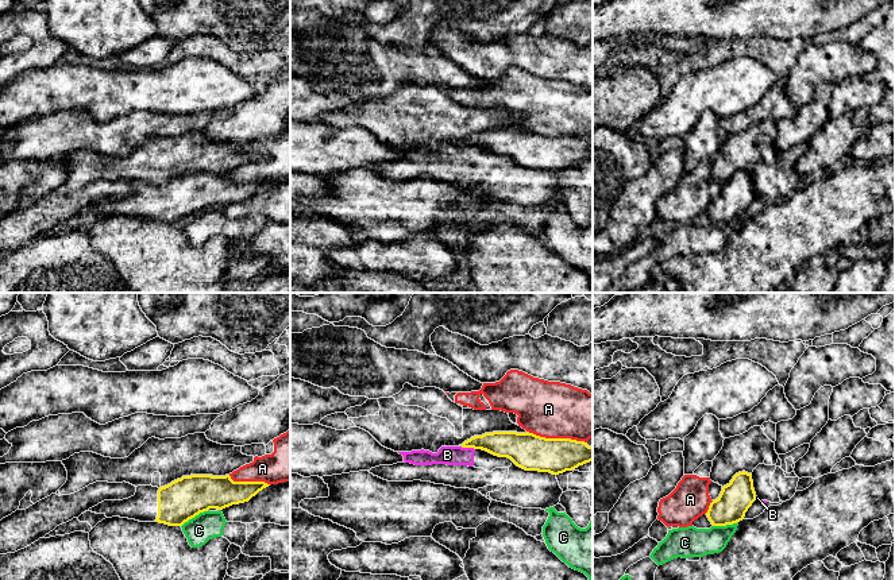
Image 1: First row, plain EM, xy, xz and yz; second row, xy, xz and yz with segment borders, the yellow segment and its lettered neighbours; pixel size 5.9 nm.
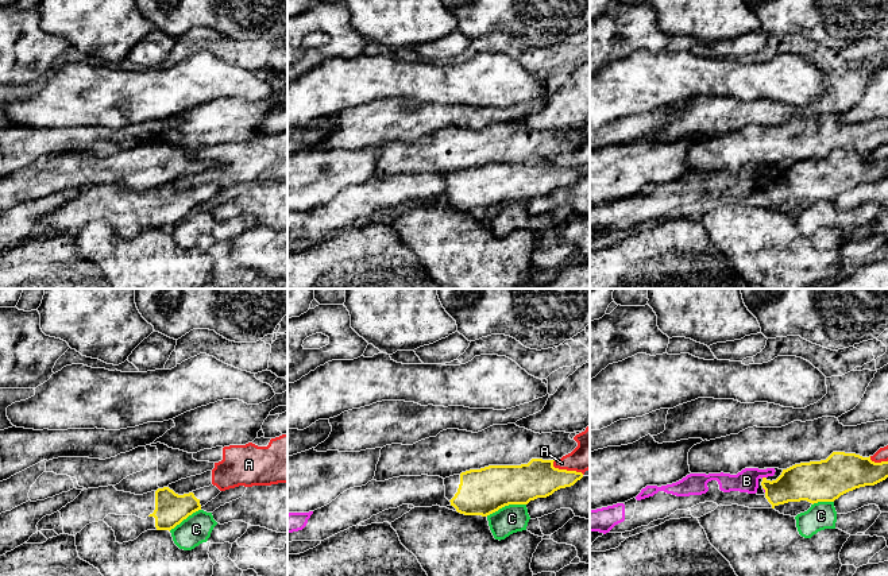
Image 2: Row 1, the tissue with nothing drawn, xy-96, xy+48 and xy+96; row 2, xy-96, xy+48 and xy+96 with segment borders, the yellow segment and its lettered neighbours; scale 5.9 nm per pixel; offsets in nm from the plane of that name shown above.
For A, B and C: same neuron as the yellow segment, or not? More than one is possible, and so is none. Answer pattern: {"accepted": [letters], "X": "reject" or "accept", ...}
{"accepted": [], "A": "reject", "B": "reject", "C": "reject"}

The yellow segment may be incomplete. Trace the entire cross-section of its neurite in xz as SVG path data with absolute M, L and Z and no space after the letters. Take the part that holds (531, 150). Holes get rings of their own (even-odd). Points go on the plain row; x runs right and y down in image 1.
M493 129L474 134L462 146L510 156L525 169L559 173L593 159L593 144L571 136L545 136L533 131Z

